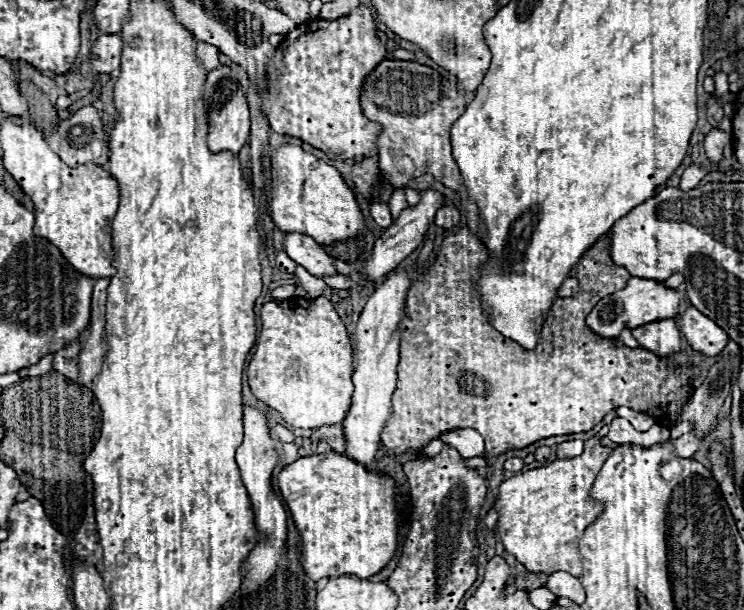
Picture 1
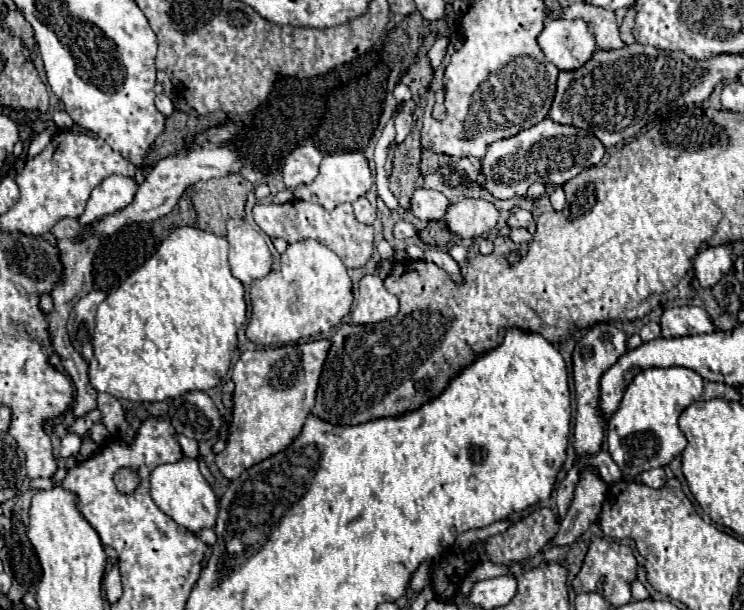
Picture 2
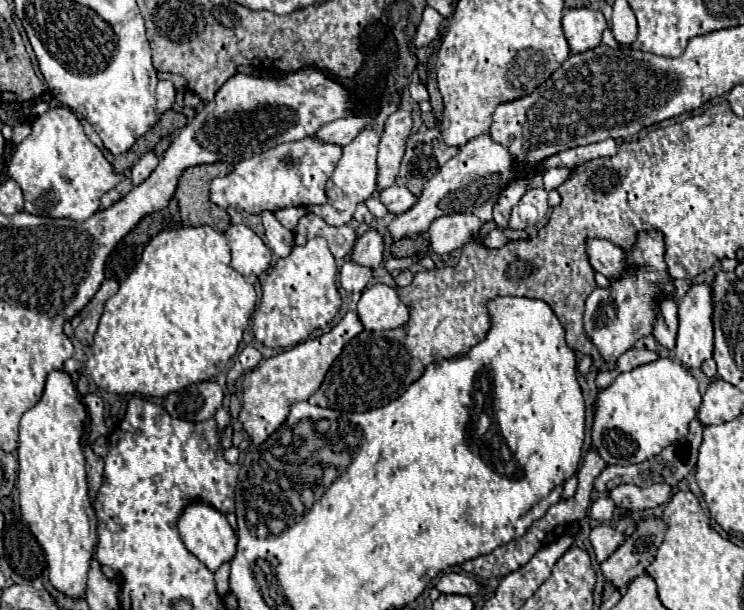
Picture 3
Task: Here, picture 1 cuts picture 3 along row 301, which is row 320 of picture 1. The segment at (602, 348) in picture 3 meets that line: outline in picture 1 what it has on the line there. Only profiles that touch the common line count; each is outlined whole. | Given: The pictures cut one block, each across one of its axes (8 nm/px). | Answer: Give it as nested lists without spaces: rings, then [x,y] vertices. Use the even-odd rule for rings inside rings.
[[[632,276],[628,280],[626,288],[604,296],[594,306],[594,310],[586,318],[586,324],[590,326],[592,332],[596,332],[600,336],[616,338],[622,328],[636,328],[636,326],[644,326],[650,322],[658,322],[664,318],[678,316],[680,302],[682,302],[682,292],[670,290],[664,282],[654,282],[654,280],[644,280],[644,278]]]

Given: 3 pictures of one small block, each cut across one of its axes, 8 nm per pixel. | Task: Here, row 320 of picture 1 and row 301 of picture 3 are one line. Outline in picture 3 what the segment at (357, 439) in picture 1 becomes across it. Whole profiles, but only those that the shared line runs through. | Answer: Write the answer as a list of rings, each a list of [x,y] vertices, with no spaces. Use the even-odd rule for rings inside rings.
[[[374,284],[358,300],[358,318],[364,330],[390,330],[408,322],[408,308],[394,288]]]

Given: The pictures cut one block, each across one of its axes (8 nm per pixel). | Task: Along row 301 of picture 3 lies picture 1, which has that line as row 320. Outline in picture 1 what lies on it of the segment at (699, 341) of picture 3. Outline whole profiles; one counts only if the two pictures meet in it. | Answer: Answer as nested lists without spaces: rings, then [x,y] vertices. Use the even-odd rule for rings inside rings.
[[[690,306],[682,316],[682,332],[692,350],[704,356],[718,356],[728,344],[728,334],[694,306]]]

